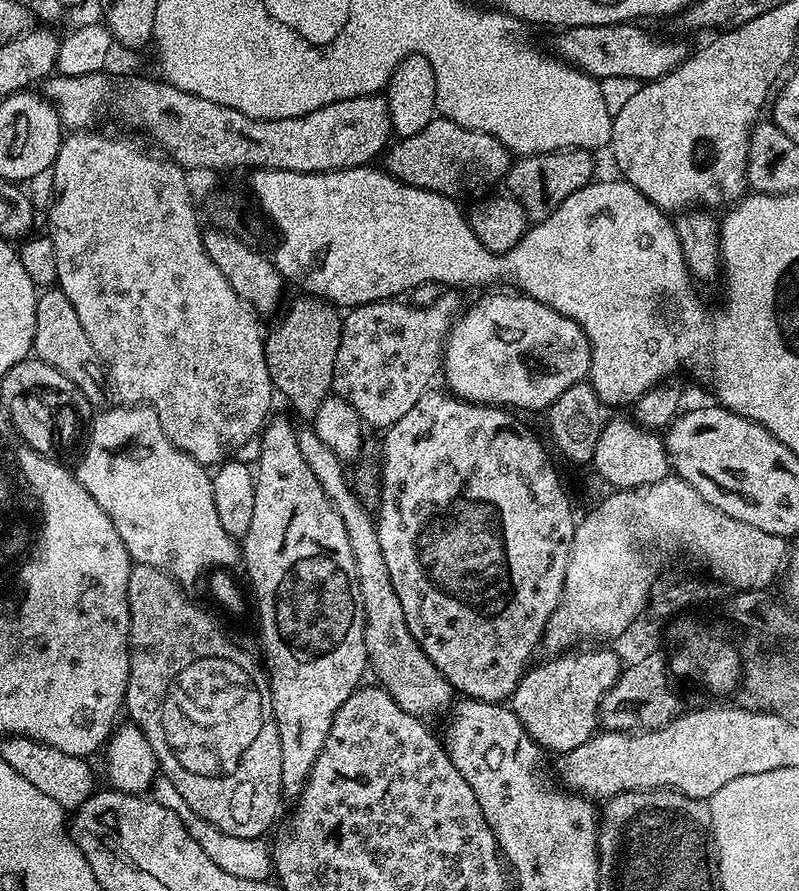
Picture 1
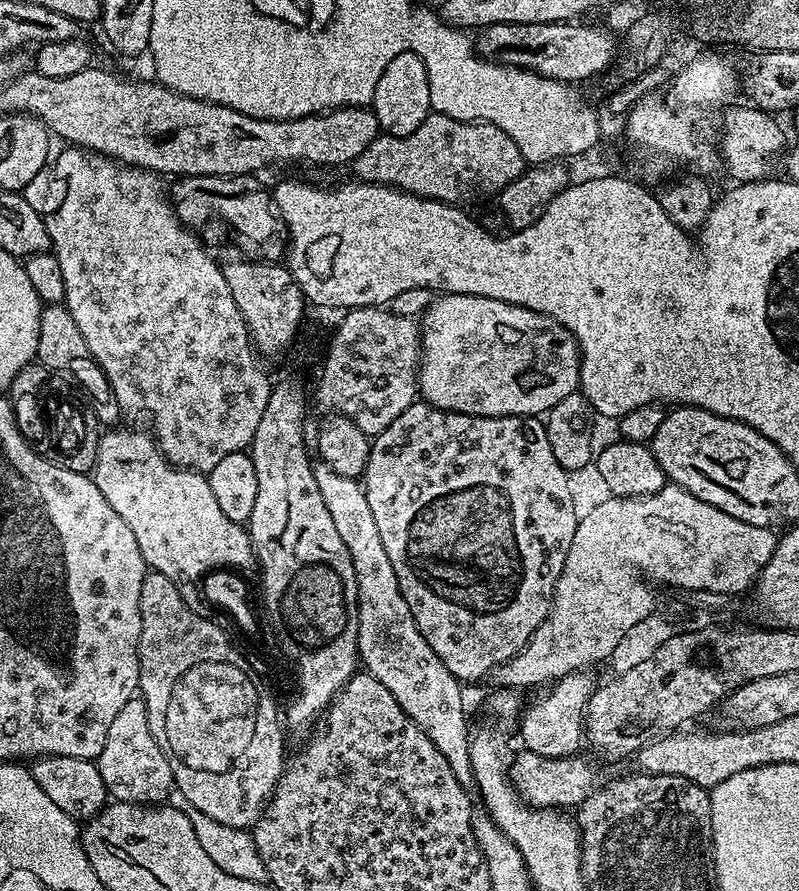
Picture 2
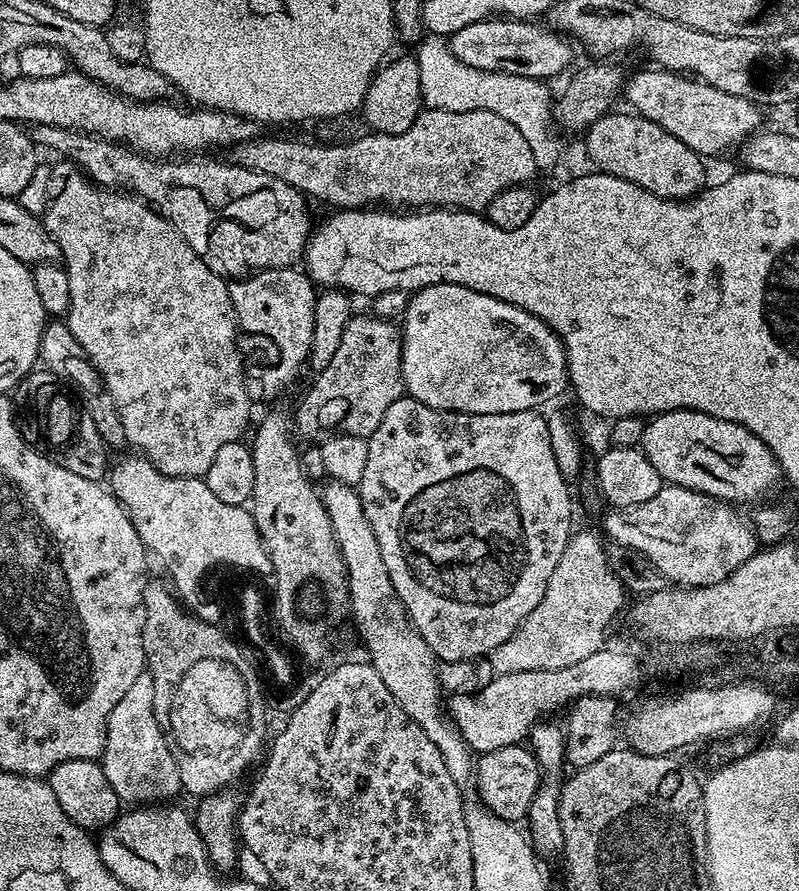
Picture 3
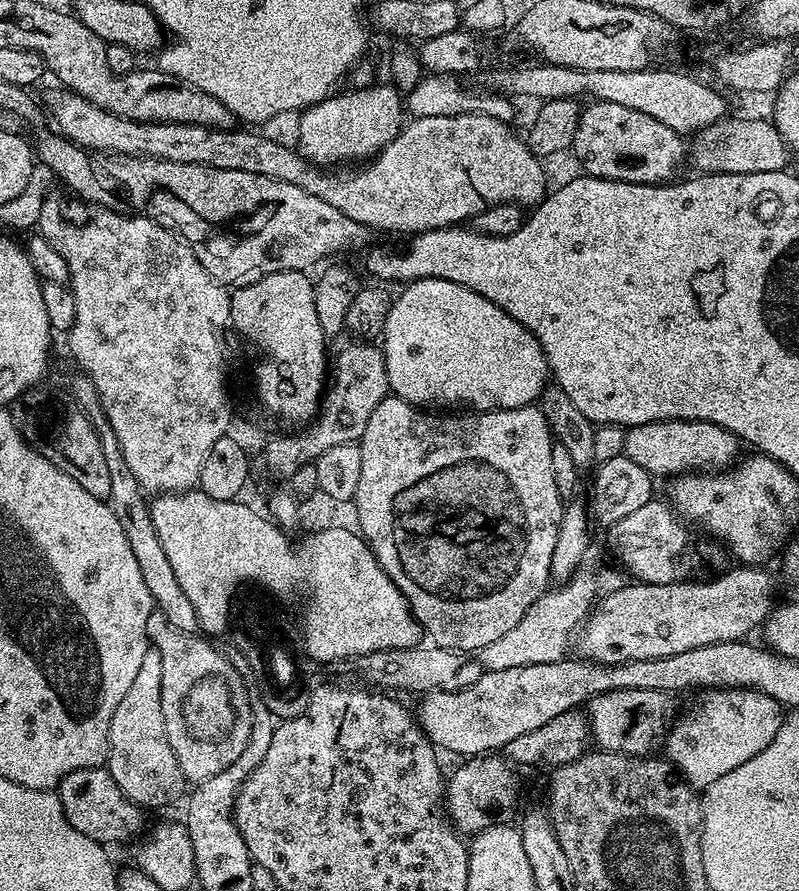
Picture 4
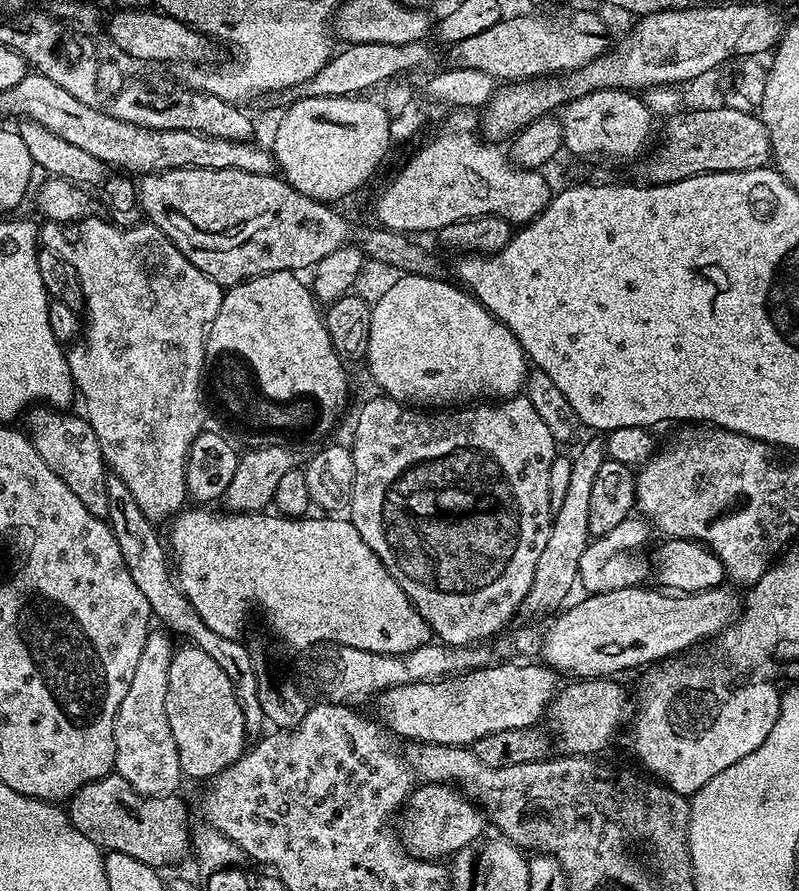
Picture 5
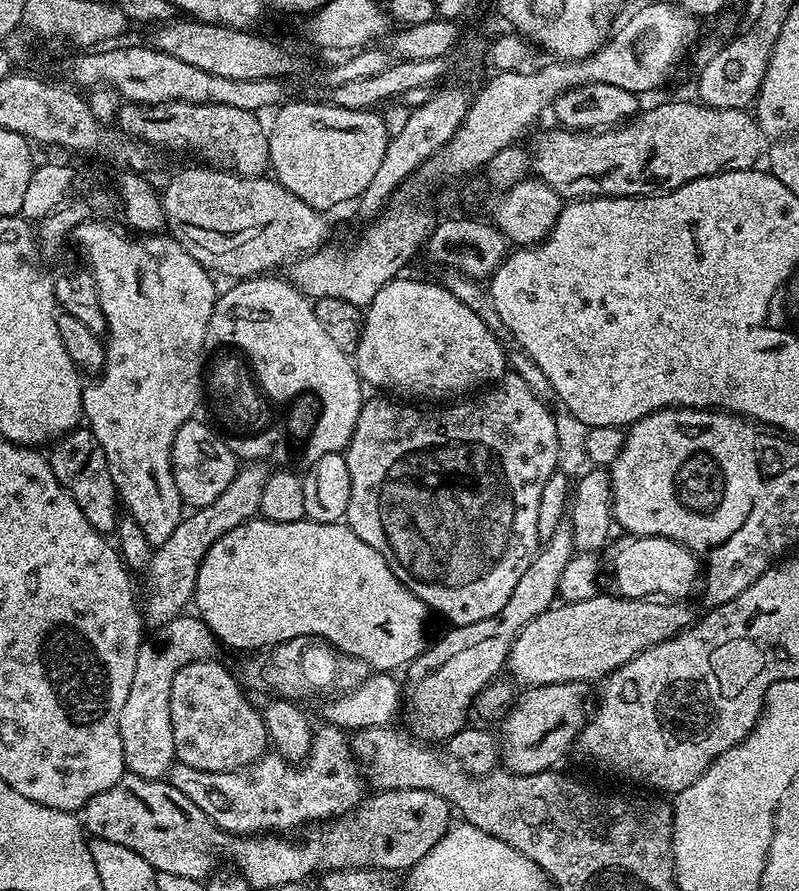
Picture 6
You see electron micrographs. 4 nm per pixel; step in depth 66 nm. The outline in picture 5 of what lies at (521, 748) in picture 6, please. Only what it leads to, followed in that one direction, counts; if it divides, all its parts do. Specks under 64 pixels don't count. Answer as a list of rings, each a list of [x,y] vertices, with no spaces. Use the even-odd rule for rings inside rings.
[[[580,678],[569,688],[561,687],[552,699],[546,713],[552,719],[551,727],[564,735],[563,751],[577,756],[592,756],[600,751],[616,736],[616,731],[624,724],[628,712],[628,696],[616,678]]]

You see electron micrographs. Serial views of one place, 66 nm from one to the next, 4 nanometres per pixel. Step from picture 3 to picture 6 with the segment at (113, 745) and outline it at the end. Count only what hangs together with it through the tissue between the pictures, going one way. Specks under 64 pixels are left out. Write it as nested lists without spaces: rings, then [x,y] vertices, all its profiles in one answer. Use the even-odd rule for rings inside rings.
[[[196,614],[176,616],[151,635],[138,650],[134,682],[130,682],[130,694],[126,694],[126,702],[122,705],[120,733],[125,769],[138,778],[164,780],[172,765],[177,763],[174,726],[170,722],[170,686],[174,686],[174,674],[196,660],[213,659],[217,655],[218,641],[206,622]]]

